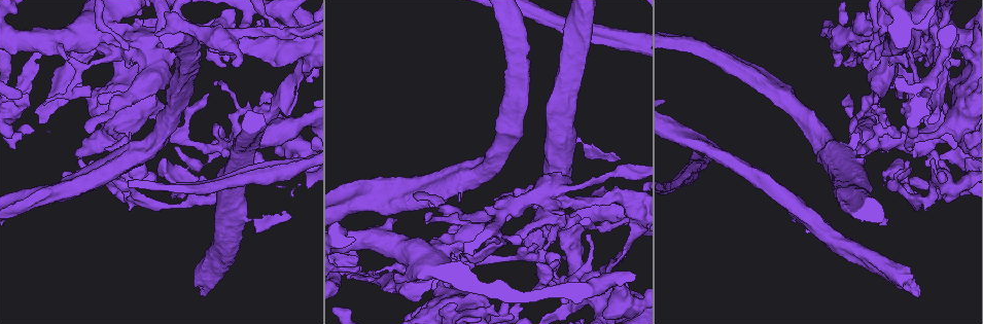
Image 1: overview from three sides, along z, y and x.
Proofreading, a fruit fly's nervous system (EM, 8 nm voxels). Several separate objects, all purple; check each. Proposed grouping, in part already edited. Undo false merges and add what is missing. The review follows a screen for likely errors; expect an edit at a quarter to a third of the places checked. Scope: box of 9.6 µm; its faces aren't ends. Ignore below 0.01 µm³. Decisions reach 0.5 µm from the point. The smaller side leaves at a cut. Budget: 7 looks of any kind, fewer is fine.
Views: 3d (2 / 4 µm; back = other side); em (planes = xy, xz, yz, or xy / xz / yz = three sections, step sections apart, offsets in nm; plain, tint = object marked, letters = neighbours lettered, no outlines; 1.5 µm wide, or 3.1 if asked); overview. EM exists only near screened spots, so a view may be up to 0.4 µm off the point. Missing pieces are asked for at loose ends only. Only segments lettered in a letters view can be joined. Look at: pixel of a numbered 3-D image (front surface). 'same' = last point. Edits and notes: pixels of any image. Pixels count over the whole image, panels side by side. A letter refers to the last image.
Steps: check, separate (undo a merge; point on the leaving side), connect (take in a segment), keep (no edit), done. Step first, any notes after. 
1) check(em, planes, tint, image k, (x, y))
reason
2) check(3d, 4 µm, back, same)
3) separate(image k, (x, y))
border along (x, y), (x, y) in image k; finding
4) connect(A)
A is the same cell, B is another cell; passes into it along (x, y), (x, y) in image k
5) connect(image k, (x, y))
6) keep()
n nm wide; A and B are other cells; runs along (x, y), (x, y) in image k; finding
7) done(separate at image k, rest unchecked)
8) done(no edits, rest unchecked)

check(3d, 2 µm, back, image 1, (62, 173))
tapers out

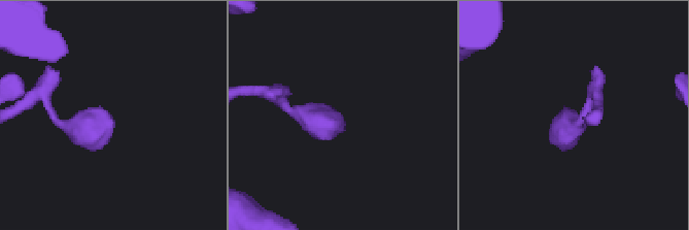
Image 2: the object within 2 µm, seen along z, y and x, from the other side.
check(em, planes, letters, image 2, (113, 123))

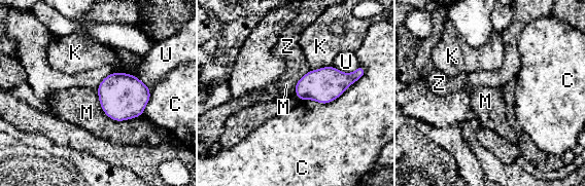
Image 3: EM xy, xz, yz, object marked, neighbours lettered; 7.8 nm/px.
keep()
C, K, M, U and Z are other cells; no lettered segment goes on from it

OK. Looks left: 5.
check(em, xy, step 4, plain, image 1, (895, 184))
a fork

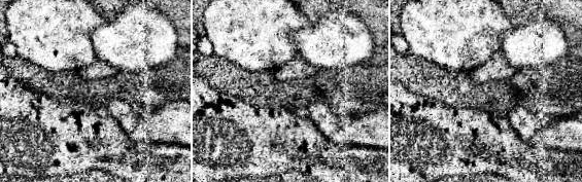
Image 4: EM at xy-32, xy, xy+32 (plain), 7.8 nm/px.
check(em, xy, step 4, letters, same)

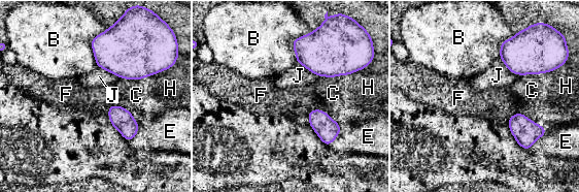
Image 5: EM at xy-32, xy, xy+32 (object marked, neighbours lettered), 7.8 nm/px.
keep()
B, C, E, F, H and J are other cells; border along (152, 74), (138, 80), (116, 76) in image 5; continuous, no second neuron

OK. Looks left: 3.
check(3d, 4 µm, image 1, (351, 204))
sudden change in width

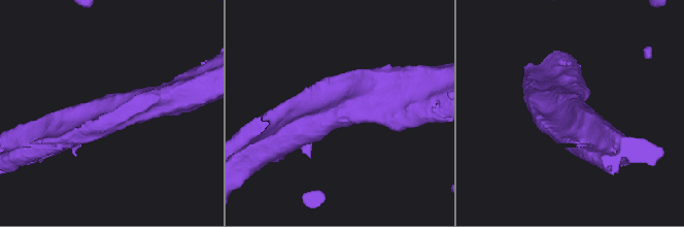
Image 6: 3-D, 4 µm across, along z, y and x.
check(em, planes, tint, image 6, (337, 111))
need the tissue

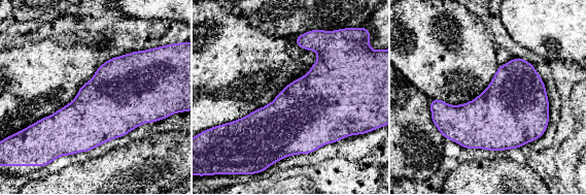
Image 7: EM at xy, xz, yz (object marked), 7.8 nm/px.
check(em, planes, letters, same)

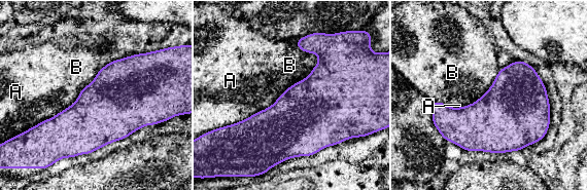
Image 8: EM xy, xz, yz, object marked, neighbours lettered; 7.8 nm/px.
keep()
360 nm wide; A and B are other cells; border along (317, 54), (311, 72), (284, 90) in image 8; all the same neuron

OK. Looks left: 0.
done(no edits, rest unchecked)

